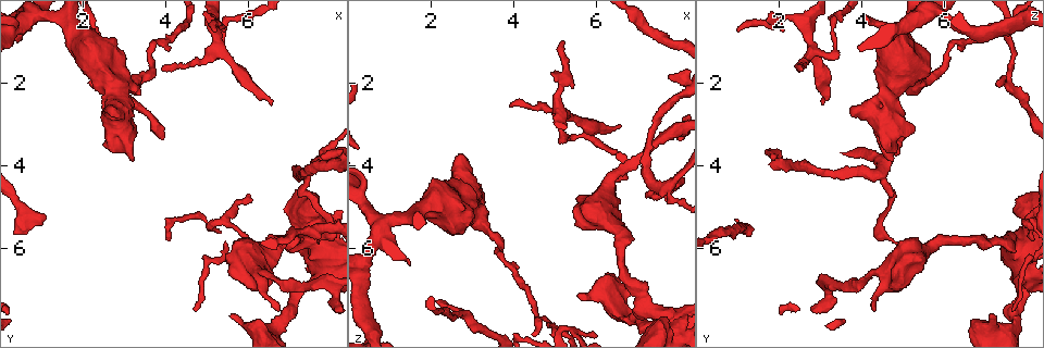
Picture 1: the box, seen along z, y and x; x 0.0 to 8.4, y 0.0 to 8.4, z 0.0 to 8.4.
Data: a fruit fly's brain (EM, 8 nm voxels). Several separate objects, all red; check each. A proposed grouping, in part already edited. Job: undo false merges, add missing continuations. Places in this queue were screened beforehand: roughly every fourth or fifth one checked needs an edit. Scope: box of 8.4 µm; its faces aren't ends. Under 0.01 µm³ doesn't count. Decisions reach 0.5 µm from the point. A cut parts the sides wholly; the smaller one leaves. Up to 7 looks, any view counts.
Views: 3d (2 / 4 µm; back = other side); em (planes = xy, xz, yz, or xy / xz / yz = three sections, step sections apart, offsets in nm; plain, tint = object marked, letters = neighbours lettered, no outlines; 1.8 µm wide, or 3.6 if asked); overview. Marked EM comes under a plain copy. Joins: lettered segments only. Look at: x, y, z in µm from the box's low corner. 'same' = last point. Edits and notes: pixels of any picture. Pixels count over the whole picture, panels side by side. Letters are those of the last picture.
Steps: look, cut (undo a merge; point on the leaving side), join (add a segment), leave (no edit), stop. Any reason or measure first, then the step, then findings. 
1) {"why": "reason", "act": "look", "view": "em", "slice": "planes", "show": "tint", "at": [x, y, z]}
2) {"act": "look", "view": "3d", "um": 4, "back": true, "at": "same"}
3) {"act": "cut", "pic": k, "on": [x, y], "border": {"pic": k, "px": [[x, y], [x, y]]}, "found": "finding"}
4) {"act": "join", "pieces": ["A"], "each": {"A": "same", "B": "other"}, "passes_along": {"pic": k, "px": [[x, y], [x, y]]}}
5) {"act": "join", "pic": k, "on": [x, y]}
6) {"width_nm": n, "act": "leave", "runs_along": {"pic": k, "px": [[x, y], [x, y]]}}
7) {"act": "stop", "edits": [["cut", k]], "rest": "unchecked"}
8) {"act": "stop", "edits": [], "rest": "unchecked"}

{"why": "narrows sharply", "act": "look", "view": "3d", "um": 4, "at": [5.35, 1.20, 2.75]}

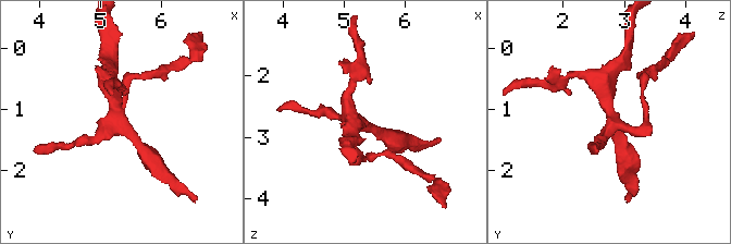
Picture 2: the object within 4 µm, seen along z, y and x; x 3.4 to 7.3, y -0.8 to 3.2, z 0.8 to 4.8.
{"arms": 4, "act": "look", "view": "em", "um": 3.6, "slice": "planes", "show": "letters", "at": [5.30, 1.20, 2.80]}

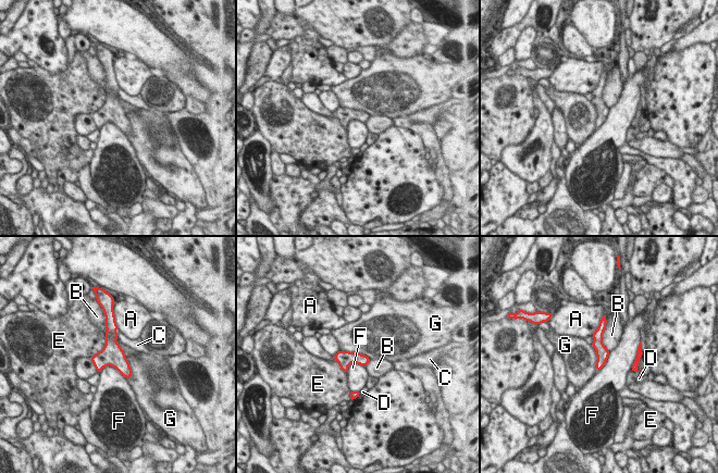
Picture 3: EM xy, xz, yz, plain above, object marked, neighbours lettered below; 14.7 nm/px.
{"width_nm": 170, "act": "leave", "each": {"A": "other", "B": "other", "C": "other", "D": "other", "E": "other", "F": "other", "G": "other"}, "runs_along": {"pic": 3, "px": [[602, 326], [598, 332], [598, 365]]}, "found": "continuous, no second neuron"}

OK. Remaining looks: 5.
{"act": "look", "view": "em", "slice": "planes", "show": "letters", "at": [5.20, 5.40, 7.95]}

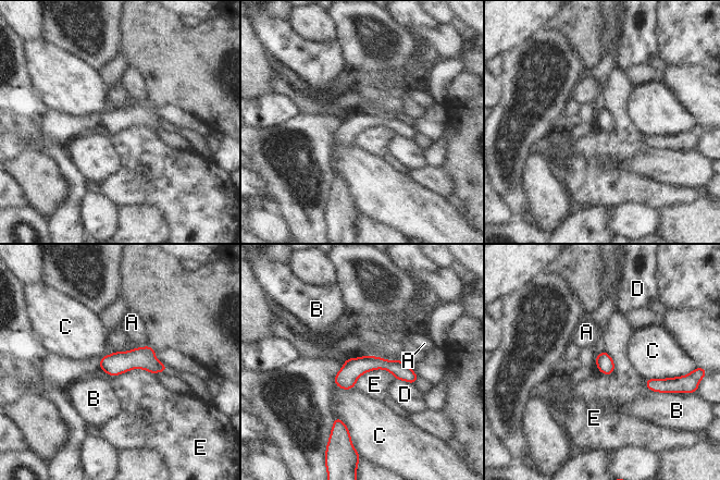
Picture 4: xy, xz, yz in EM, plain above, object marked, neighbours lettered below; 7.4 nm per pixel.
{"width_nm": 120, "act": "leave", "each": {"A": "other", "B": "other", "C": "other", "D": "other", "E": "other"}, "found": "one neuron here"}

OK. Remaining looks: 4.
{"why": "abrupt turn", "act": "look", "view": "em", "slice": "planes", "show": "letters", "at": [2.55, 1.55, 5.10]}

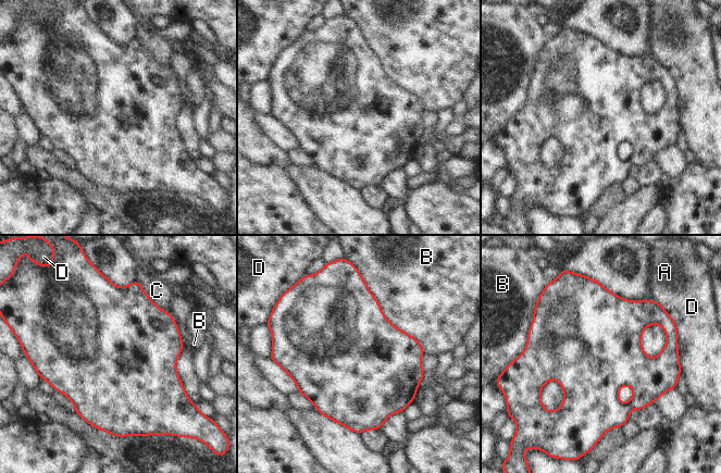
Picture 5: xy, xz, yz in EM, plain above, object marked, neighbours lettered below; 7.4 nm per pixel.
{"longest_contact_nm": ["B", 700], "act": "leave", "each": {"A": "other", "B": "other", "C": "other", "D": "other"}, "border": {"pic": 5, "px": [[364, 282], [383, 314], [424, 351]]}, "found": "all the same neuron"}

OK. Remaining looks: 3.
{"act": "stop", "edits": [], "rest": "unchecked"}

